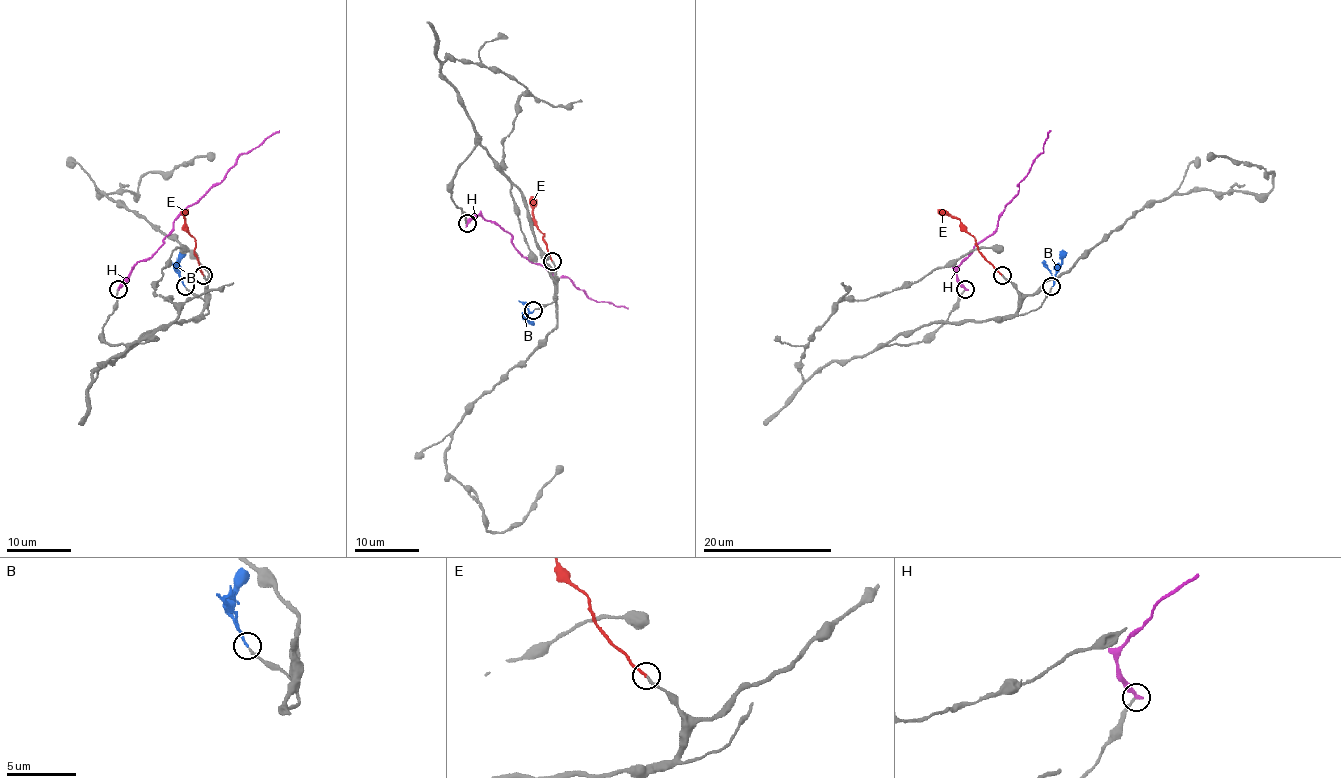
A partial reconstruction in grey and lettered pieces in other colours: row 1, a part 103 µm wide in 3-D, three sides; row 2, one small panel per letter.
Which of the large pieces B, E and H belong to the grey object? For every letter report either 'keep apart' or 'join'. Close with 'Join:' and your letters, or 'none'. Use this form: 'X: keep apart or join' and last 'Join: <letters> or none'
B: join
E: join
H: keep apart
Join: B, E

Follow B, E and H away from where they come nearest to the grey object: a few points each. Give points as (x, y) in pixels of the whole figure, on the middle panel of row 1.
B: (534, 310), (527, 315), (530, 322)
E: (551, 260), (543, 233), (535, 225), (532, 196)
H: (467, 223), (482, 215), (495, 221), (534, 263), (567, 278), (590, 297), (627, 309)

